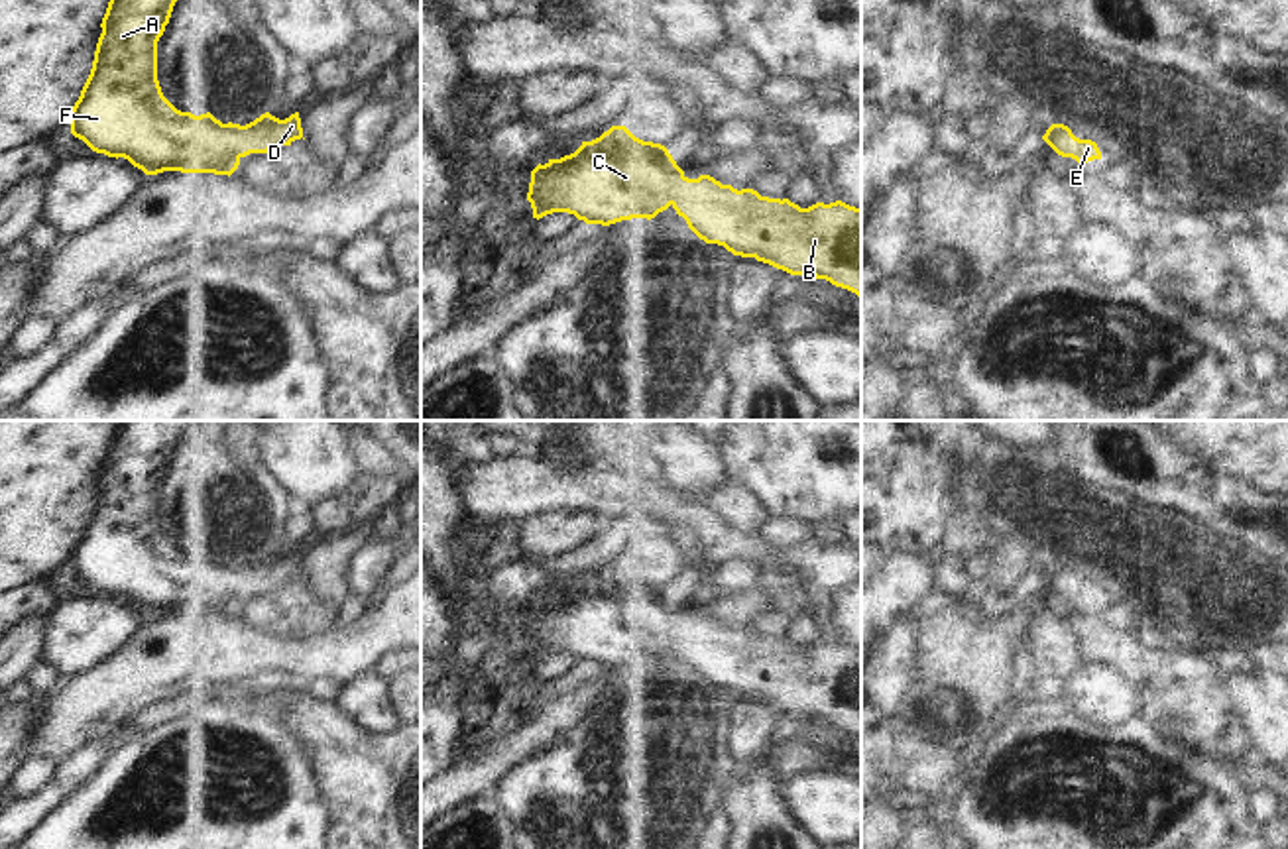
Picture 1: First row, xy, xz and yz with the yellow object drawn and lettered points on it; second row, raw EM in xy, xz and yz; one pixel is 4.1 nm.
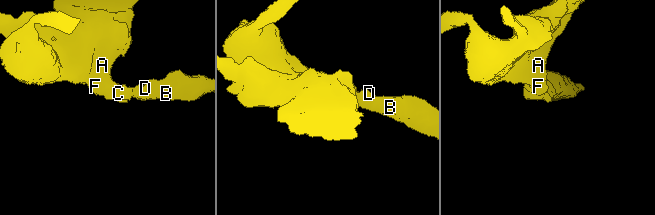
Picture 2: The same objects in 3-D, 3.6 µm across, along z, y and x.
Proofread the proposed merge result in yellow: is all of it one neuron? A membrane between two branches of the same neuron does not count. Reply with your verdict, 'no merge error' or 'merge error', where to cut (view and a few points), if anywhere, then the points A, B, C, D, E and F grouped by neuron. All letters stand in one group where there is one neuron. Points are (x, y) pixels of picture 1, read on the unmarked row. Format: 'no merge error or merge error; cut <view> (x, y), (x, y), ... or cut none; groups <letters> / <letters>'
no merge error; cut none; groups A B C D E F

